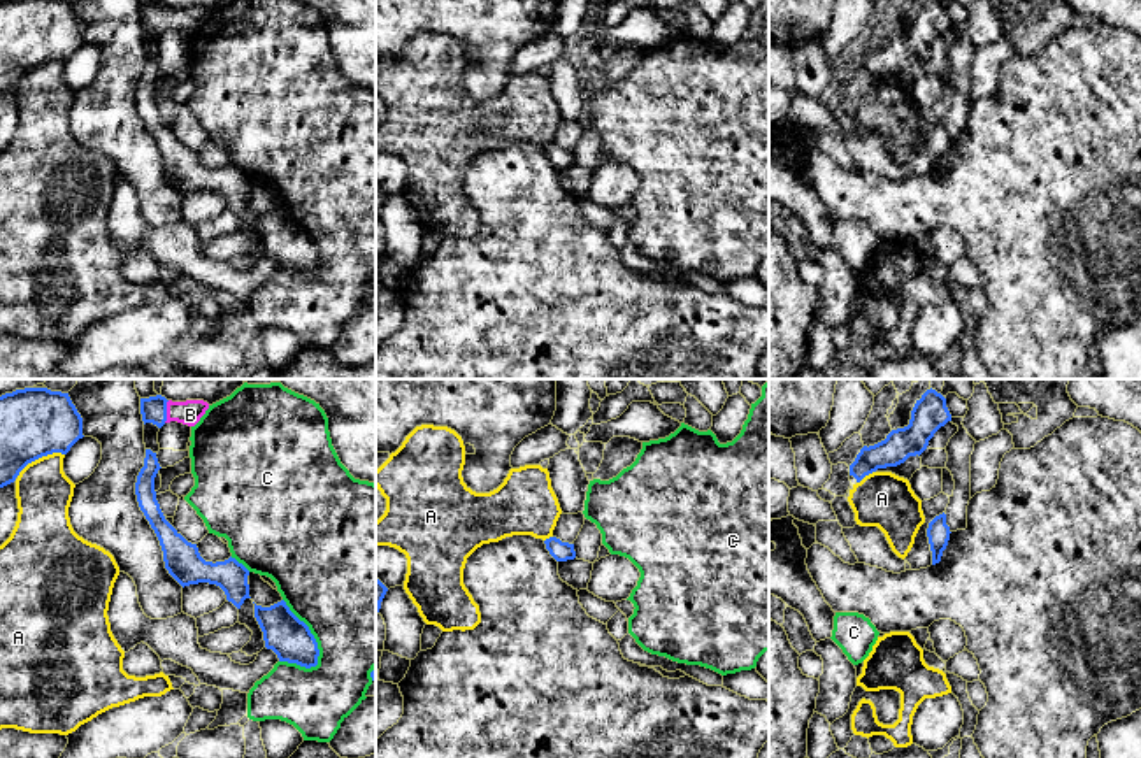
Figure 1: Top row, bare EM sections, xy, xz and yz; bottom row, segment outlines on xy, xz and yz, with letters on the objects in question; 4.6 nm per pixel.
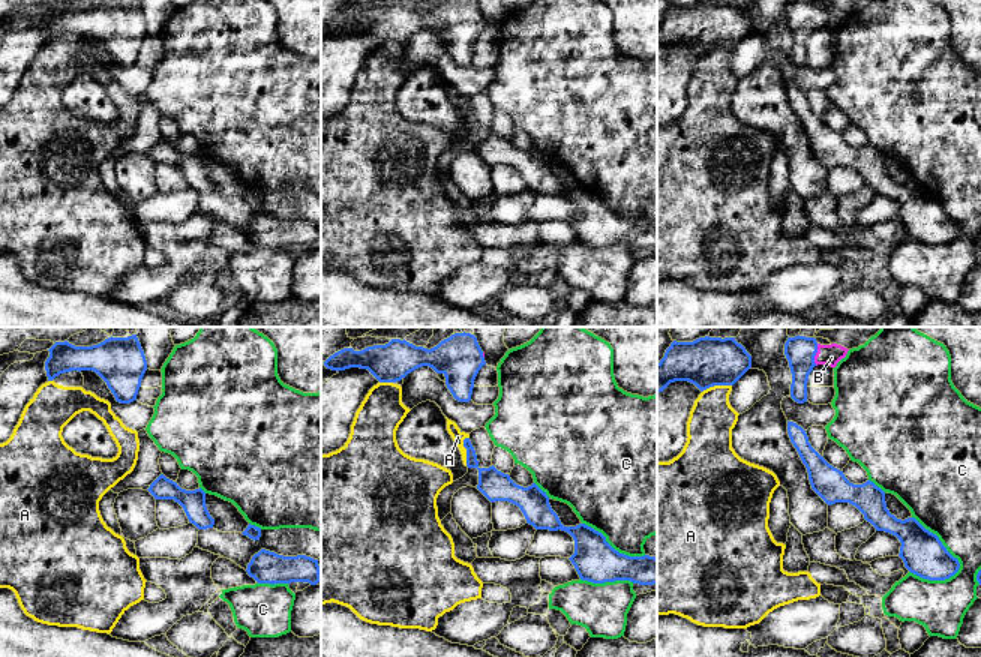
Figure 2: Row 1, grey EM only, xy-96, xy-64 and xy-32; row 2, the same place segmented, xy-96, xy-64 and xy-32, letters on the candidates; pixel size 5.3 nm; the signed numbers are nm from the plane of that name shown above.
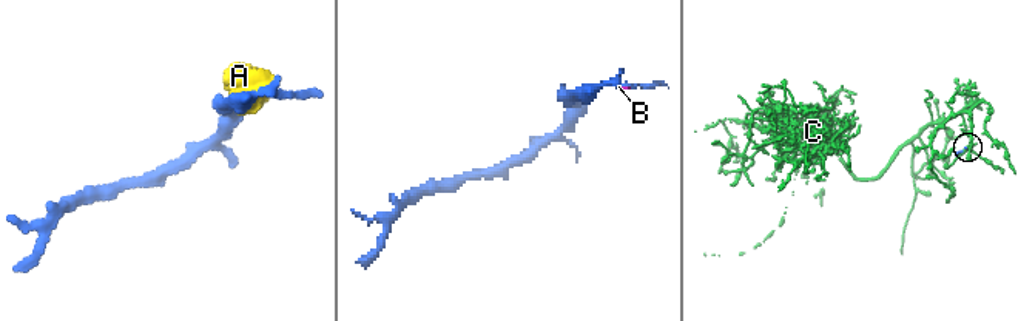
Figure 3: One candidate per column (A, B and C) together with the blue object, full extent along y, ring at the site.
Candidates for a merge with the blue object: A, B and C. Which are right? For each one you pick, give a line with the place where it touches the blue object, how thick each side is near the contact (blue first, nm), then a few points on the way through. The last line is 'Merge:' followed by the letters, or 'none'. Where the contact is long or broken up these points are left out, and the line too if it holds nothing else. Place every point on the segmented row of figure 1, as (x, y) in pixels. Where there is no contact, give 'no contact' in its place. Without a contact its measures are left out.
B: xy (165, 411) | 120/110 nm | across xy (153, 409), (165, 411), (188, 413)
Merge: B

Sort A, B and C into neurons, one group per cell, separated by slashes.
A / B / C

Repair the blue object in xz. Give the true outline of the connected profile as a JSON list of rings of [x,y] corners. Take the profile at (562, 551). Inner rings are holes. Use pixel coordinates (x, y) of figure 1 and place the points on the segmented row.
[[[549,537],[544,540],[546,549],[556,561],[567,561],[576,558],[574,544],[562,542],[556,537]]]

